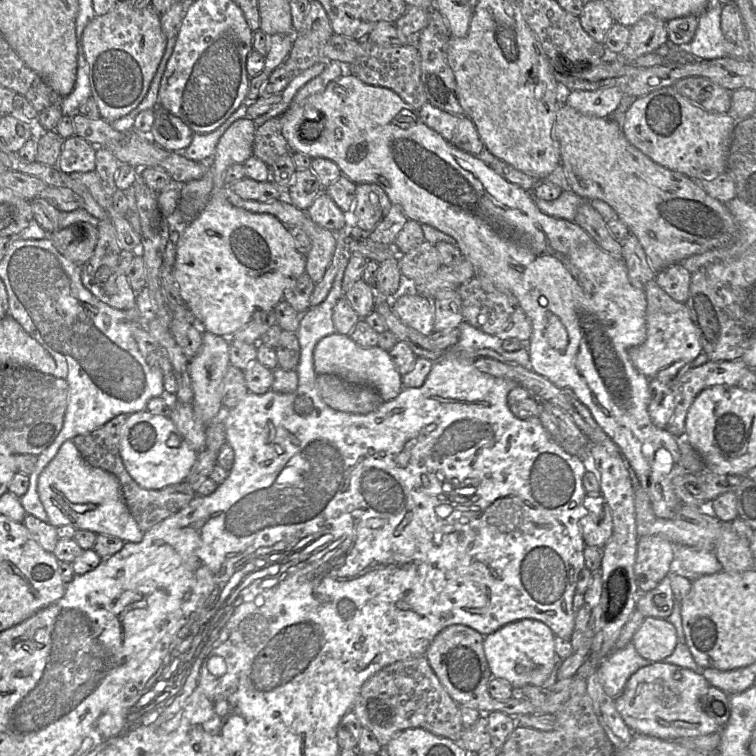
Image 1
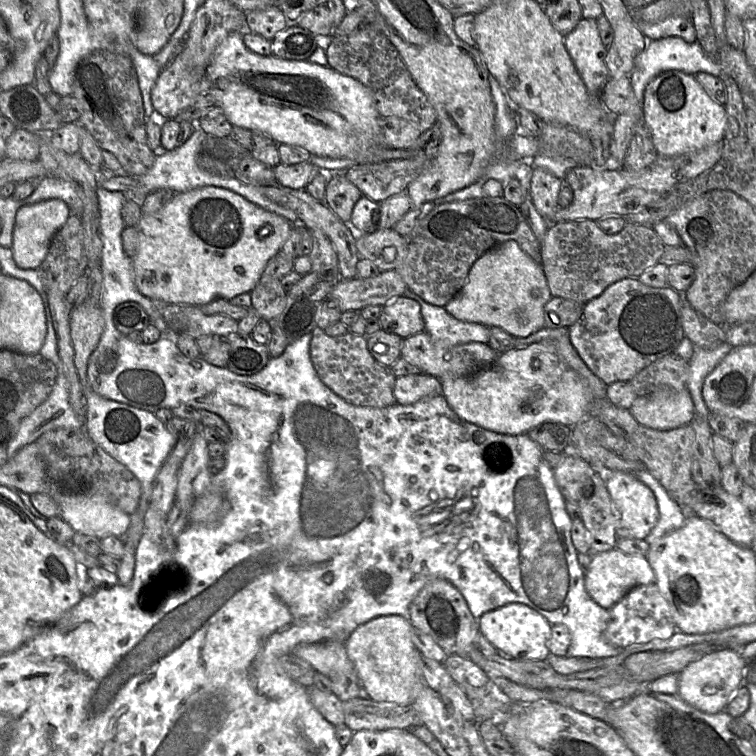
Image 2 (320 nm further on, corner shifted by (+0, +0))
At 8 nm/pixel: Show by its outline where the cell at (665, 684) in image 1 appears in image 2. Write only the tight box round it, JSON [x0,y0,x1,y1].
[677,648,748,713]

